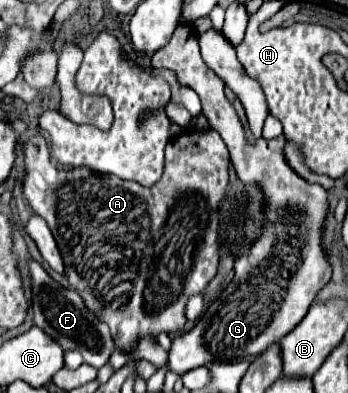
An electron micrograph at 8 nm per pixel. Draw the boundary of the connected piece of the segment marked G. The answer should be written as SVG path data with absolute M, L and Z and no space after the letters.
M178 26L170 42L152 56L152 68L166 68L176 74L180 86L192 88L202 100L202 112L230 150L230 162L244 186L256 184L264 196L262 232L246 254L234 262L234 278L214 300L190 332L174 336L168 352L170 370L184 374L210 362L226 362L242 356L258 356L272 342L282 340L306 316L316 294L330 282L332 266L322 246L322 226L328 216L328 192L318 184L302 180L284 160L284 136L276 140L256 140L250 144L244 128L224 96L224 82L204 66L196 32Z

